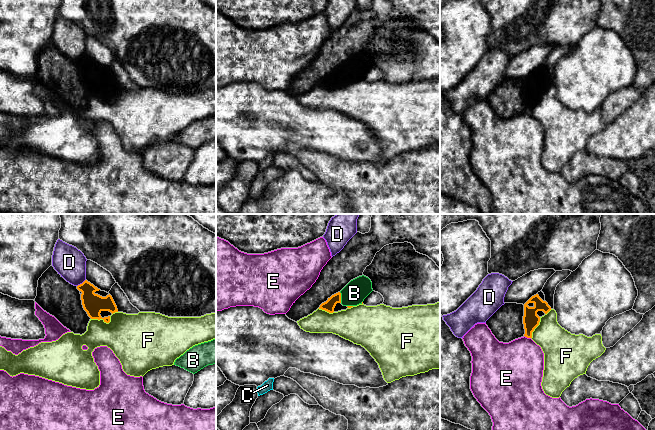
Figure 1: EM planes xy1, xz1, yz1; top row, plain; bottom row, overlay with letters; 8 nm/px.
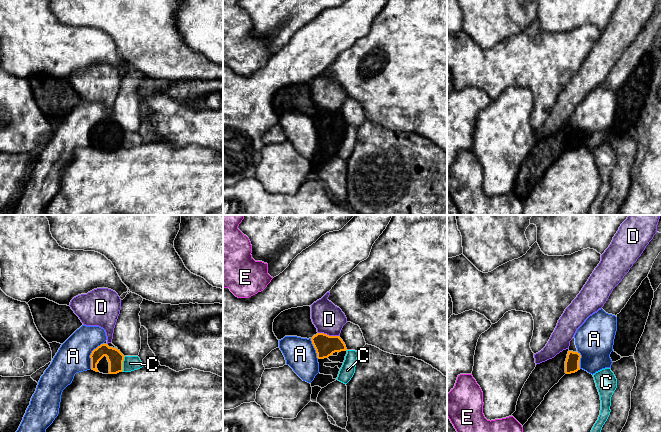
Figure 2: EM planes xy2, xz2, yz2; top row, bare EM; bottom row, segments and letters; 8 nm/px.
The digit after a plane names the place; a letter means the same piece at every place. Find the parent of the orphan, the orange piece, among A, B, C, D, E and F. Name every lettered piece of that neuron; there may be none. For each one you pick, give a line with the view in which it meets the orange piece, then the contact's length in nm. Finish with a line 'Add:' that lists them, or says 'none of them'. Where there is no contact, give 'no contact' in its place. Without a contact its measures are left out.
B: meets orange in xz1; contact 90 nm long
Add: B

